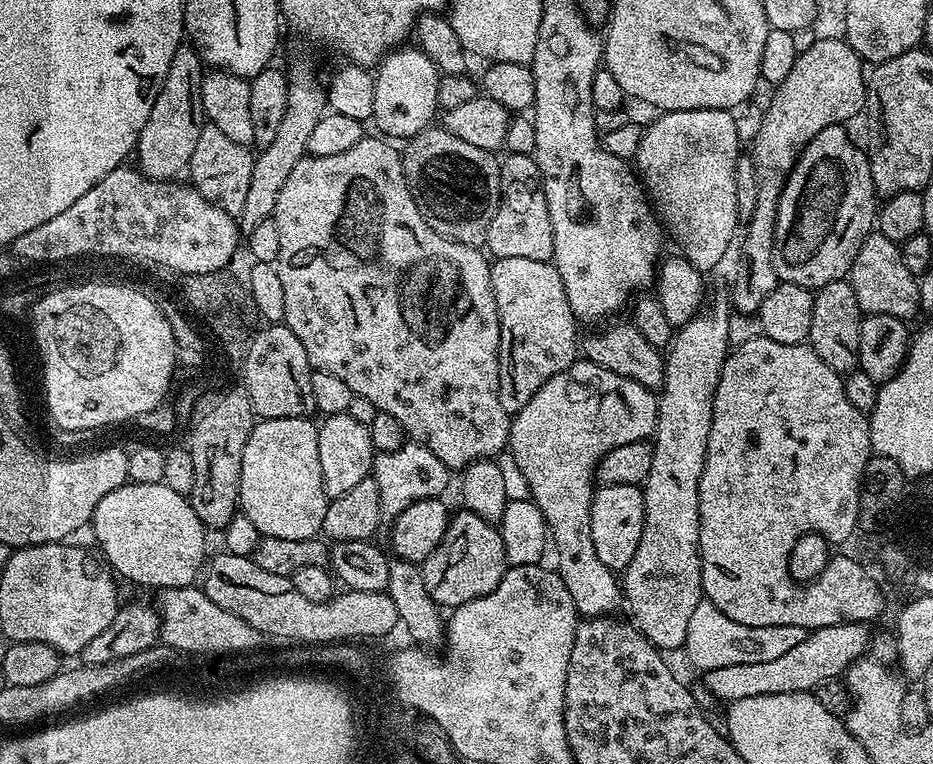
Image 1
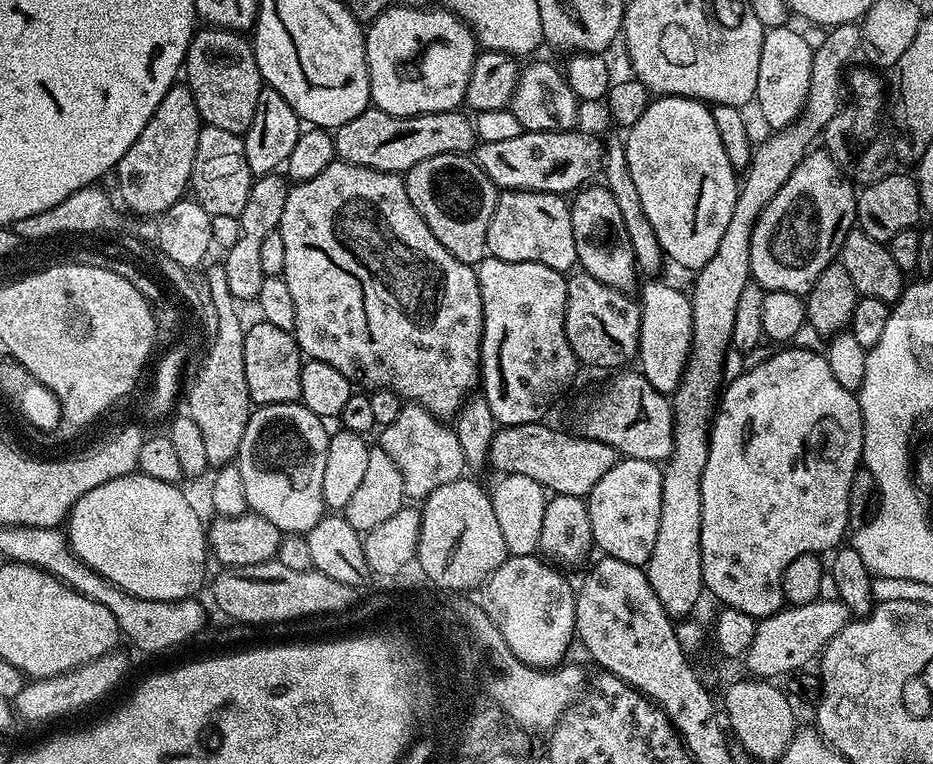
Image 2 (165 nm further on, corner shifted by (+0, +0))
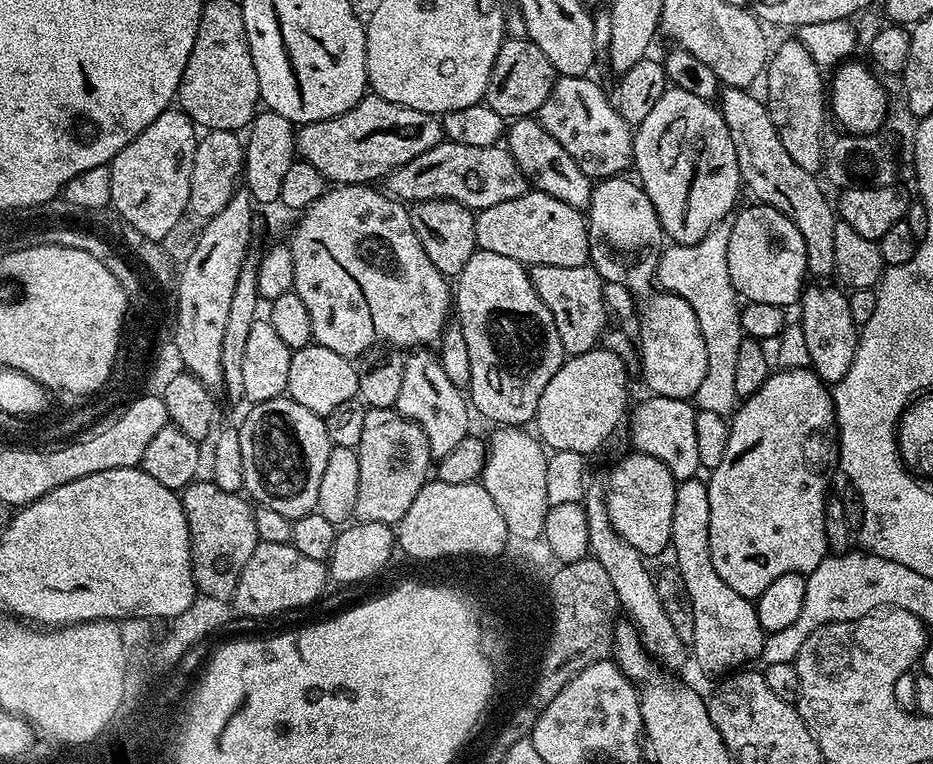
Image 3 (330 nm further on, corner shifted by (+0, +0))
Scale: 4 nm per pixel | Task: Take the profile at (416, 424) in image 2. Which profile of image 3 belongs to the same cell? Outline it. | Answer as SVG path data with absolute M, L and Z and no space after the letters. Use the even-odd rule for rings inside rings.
M412 350L407 353L402 374L402 390L398 393L395 409L423 430L433 457L439 458L450 454L450 450L454 450L454 446L458 446L458 442L462 442L462 438L470 434L469 401L462 388L454 385L446 376L440 365L439 355L435 351Z

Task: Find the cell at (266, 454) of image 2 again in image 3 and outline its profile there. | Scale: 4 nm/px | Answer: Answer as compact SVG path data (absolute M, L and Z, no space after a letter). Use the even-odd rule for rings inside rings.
M291 398L267 400L261 404L253 404L247 410L249 412L245 414L244 421L238 424L247 495L257 505L278 510L278 514L291 521L308 515L318 502L318 485L322 482L322 473L326 471L326 458L330 458L330 450L334 447L326 434L324 417L314 415L306 410L306 406L298 406L298 402Z

